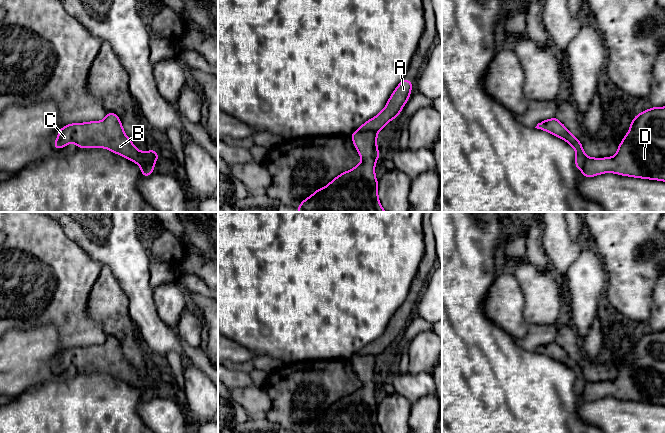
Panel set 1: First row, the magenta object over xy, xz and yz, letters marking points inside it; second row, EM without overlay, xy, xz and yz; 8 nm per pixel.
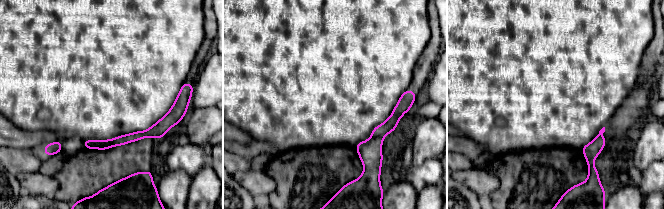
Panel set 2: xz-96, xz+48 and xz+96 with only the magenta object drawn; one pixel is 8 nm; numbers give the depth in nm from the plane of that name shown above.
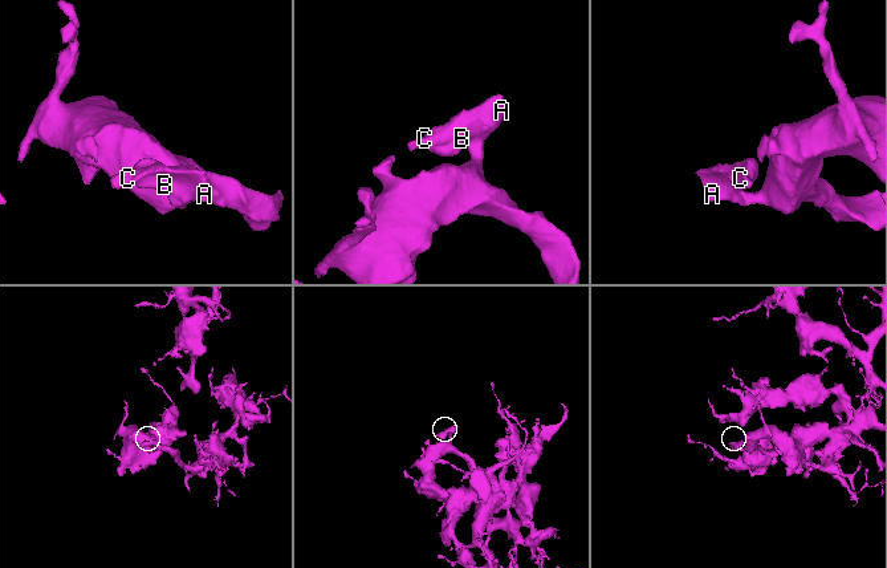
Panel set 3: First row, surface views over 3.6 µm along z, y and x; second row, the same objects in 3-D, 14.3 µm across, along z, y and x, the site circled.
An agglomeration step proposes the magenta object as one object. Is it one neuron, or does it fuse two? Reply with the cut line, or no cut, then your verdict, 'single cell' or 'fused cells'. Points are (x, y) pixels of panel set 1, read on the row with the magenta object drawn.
cut xz (357, 130), (374, 131), (376, 133); fused cells

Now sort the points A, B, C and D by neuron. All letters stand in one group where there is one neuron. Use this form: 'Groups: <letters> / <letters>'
Groups: A B C / D

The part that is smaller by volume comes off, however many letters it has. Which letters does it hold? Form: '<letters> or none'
A, B, C

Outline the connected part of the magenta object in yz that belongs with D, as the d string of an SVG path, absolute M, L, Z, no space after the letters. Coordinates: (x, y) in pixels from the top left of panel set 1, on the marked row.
M652 107L632 119L629 132L623 137L614 157L587 157L582 169L583 177L603 173L660 180L665 182L665 107Z

